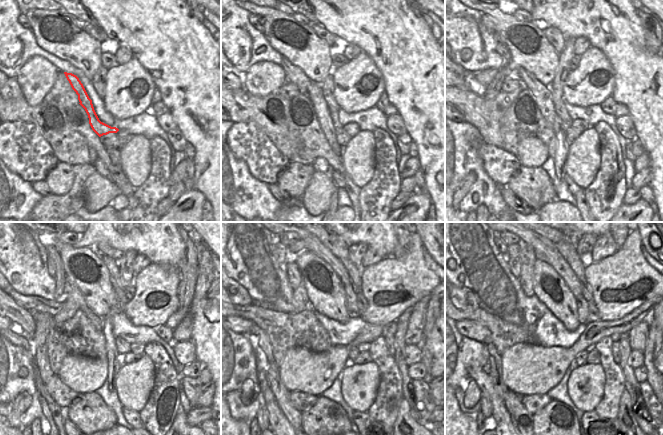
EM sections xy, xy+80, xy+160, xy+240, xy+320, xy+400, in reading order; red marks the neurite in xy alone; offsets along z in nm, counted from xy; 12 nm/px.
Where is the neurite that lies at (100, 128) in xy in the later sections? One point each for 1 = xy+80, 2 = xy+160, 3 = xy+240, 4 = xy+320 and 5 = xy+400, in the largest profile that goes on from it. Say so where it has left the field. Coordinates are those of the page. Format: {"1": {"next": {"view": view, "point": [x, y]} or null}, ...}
{"1": {"next": {"view": "xy+80", "point": [294, 74]}}, "2": {"next": {"view": "xy+160", "point": [509, 68]}}, "3": {"next": {"view": "xy+240", "point": [56, 270]}}, "4": {"next": {"view": "xy+320", "point": [278, 249]}}, "5": {"next": {"view": "xy+400", "point": [502, 247]}}}

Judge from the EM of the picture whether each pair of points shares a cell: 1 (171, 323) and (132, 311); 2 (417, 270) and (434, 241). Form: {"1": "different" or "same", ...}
{"1": "different", "2": "different"}

